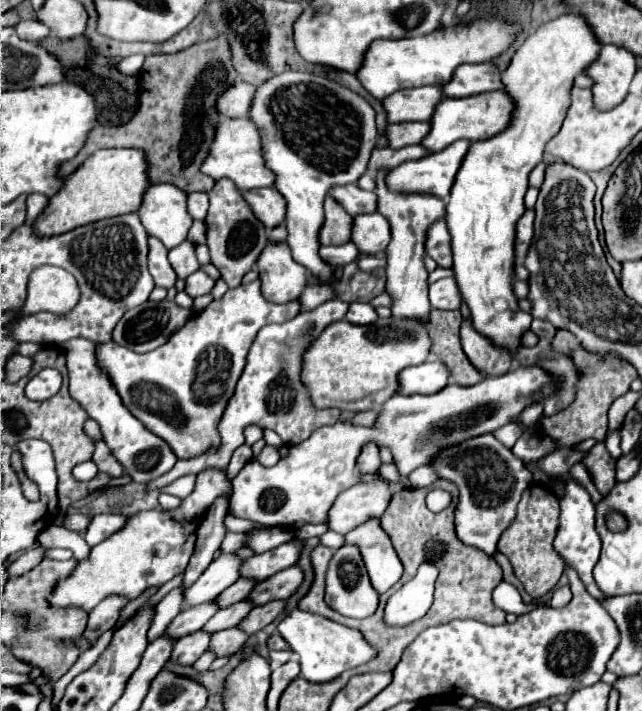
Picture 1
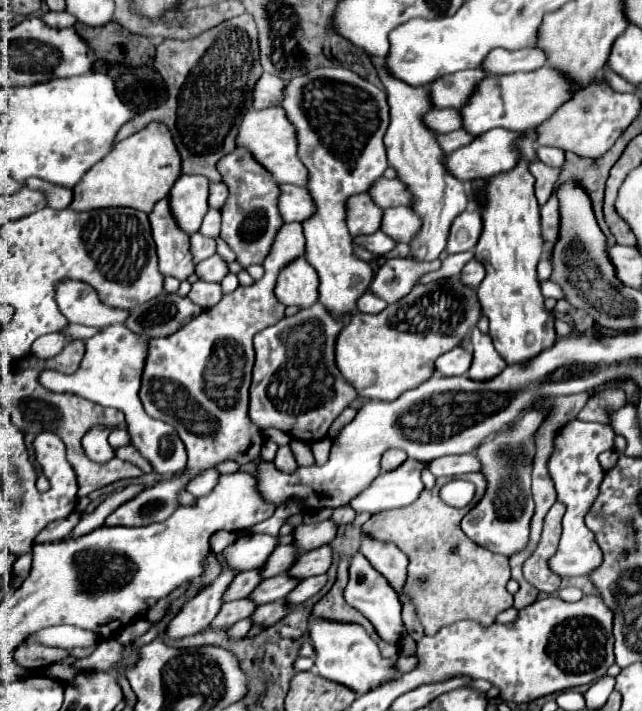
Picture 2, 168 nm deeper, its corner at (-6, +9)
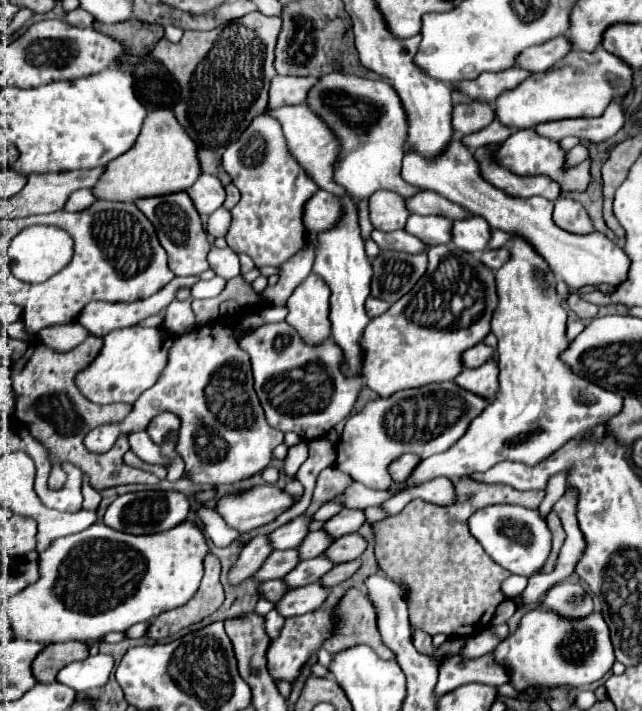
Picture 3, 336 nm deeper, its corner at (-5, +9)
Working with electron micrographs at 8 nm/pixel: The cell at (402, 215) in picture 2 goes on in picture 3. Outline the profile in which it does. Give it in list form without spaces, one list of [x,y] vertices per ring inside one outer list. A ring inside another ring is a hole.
[[[410,214],[410,218],[406,220],[406,232],[420,238],[426,246],[450,242],[450,226],[452,226],[452,220],[442,216]]]

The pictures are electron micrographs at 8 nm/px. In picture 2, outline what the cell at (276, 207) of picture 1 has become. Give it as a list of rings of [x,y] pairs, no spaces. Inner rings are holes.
[[[283,184],[279,210],[285,222],[305,222],[307,218],[311,218],[311,214],[315,214],[315,200],[311,198],[307,188]]]

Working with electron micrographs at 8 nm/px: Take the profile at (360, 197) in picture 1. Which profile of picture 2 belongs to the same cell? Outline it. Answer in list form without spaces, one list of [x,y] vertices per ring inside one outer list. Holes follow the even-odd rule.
[[[377,180],[371,190],[371,198],[375,200],[377,206],[387,208],[387,206],[411,206],[413,196],[407,190],[407,186],[401,180]]]

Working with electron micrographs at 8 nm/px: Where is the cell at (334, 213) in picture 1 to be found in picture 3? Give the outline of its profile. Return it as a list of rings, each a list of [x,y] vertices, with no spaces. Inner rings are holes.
[[[378,190],[368,198],[370,222],[376,230],[392,232],[404,228],[410,212],[402,206],[402,196],[390,190]]]

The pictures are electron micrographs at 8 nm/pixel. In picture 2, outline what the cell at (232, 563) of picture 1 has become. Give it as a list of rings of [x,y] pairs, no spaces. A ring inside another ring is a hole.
[[[245,534],[235,544],[231,544],[225,550],[227,564],[237,570],[253,570],[257,566],[263,566],[275,546],[279,544],[279,536],[269,534]]]

